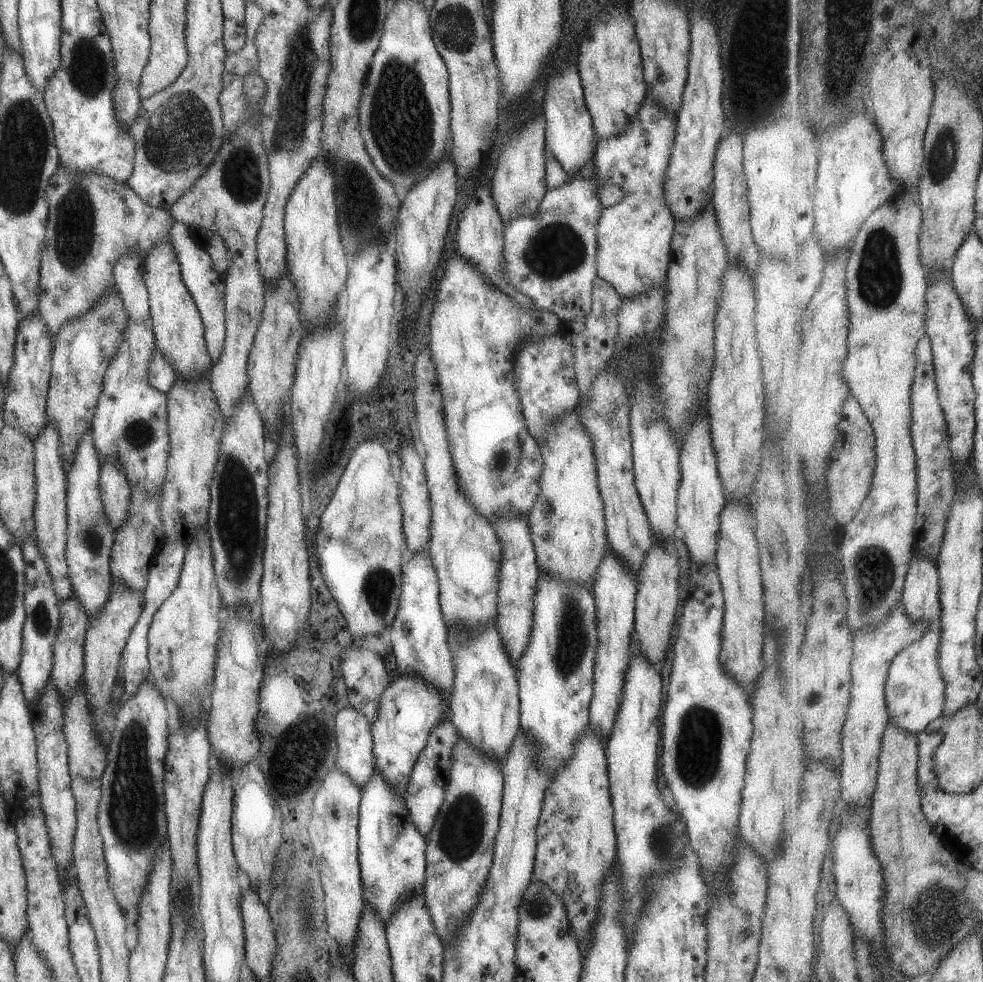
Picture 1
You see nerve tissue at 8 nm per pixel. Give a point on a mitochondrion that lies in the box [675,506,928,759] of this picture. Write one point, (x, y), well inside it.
(874, 569)

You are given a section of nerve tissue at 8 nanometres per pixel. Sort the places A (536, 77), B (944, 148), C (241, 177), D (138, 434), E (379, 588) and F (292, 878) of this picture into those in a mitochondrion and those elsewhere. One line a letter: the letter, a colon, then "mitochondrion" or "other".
A: other
B: mitochondrion
C: mitochondrion
D: mitochondrion
E: mitochondrion
F: mitochondrion

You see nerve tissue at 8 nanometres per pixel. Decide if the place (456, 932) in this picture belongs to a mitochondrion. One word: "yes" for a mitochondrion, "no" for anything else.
no

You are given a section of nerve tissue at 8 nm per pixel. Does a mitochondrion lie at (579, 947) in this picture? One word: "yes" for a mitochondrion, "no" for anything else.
no

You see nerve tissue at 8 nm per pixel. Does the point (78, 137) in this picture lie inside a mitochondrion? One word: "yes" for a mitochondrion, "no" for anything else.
no

